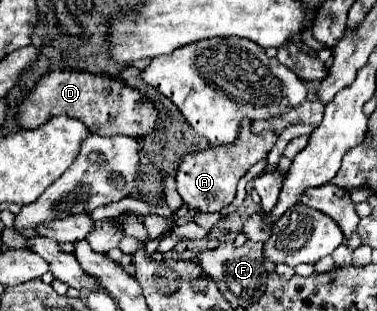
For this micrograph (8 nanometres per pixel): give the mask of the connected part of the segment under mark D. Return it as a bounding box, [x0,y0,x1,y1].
[16,70,158,138]

